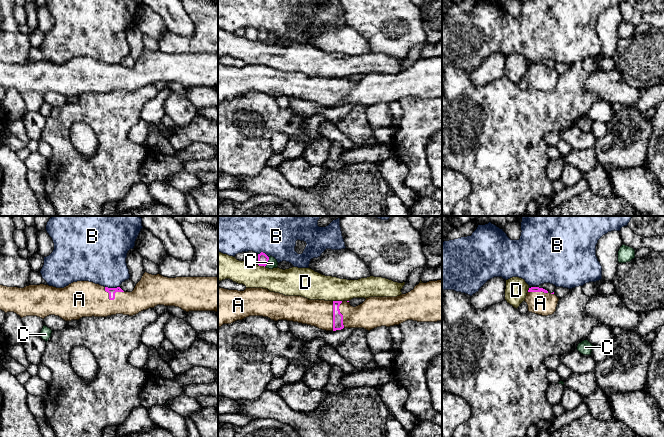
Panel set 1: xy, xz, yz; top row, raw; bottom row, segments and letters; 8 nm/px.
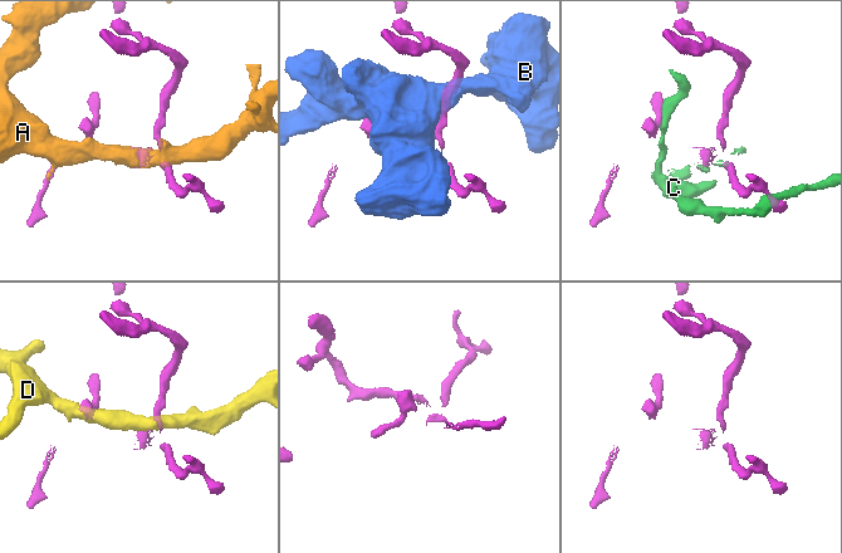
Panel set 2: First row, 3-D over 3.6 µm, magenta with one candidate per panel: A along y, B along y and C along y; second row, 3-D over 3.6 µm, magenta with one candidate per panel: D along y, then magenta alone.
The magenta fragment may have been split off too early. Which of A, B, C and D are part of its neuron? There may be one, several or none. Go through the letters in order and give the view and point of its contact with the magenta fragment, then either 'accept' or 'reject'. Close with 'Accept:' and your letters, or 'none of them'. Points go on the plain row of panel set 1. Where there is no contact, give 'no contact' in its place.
A: xy (113, 75) | accept
B: xy (112, 64) | reject
C: xz (267, 37) | reject
D: xz (338, 77) | reject
Accept: A

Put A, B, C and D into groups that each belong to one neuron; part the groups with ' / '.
A / B / C / D

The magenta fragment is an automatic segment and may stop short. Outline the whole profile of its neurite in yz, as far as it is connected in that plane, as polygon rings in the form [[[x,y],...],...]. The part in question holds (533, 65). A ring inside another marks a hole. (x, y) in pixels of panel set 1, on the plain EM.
[[[531,63],[528,66],[525,78],[528,81],[528,87],[548,92],[554,90],[559,74],[553,69],[539,63]]]

